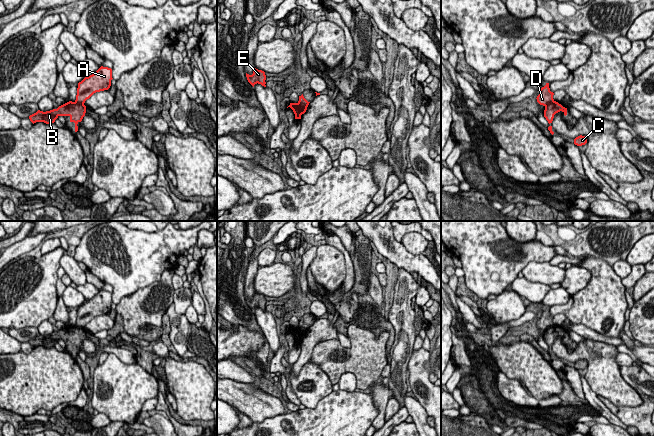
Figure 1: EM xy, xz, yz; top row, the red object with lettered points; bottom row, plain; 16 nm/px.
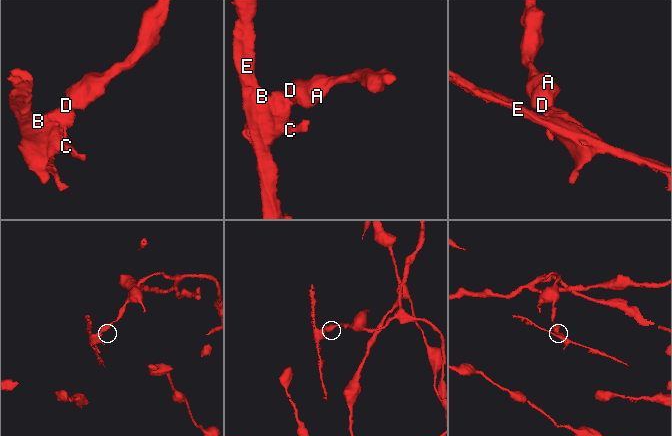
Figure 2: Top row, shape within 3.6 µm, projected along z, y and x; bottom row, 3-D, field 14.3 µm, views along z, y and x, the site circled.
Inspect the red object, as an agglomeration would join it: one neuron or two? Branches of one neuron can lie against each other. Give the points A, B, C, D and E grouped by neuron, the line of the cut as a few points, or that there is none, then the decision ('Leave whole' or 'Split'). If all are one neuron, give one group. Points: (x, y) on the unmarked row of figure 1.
Groups: A D / B C E. Split along xy (75, 325), (83, 328). Split

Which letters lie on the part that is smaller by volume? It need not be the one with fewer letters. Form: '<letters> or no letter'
B, C, E

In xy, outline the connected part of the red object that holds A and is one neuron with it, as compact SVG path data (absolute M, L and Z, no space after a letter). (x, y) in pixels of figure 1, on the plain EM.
M101 290L94 298L78 307L75 326L84 328L94 317L108 314L112 303L112 293Z

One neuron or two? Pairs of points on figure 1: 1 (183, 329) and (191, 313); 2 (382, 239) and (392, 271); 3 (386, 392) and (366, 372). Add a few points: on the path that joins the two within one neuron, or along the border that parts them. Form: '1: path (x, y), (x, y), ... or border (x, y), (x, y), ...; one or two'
1: border (184, 315), (191, 323); two
2: border (375, 248), (399, 268); two
3: border (376, 381), (370, 387); two

